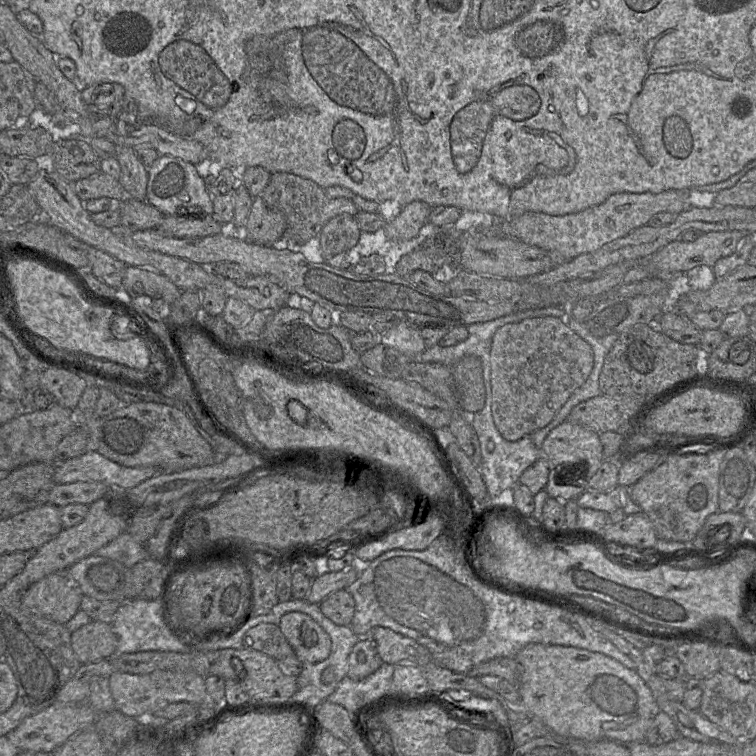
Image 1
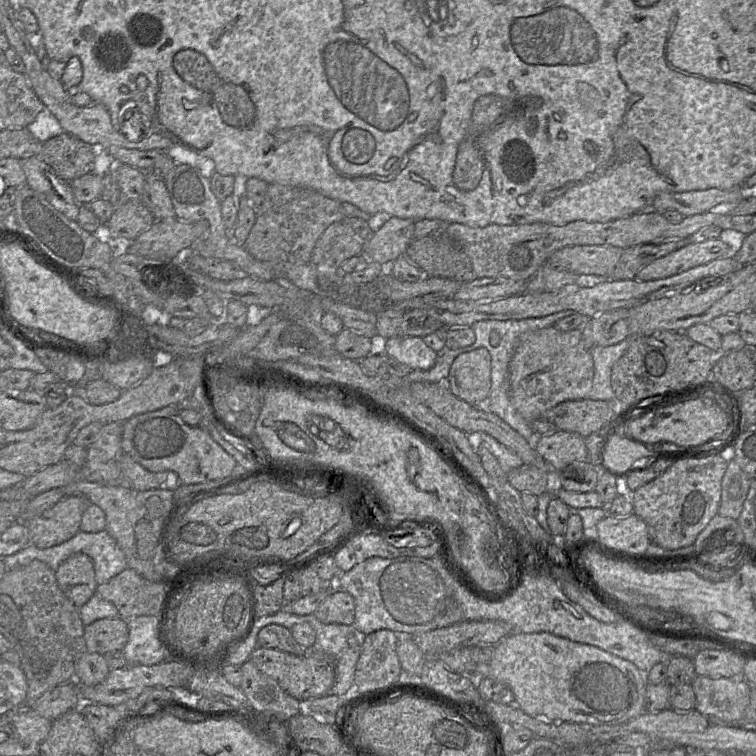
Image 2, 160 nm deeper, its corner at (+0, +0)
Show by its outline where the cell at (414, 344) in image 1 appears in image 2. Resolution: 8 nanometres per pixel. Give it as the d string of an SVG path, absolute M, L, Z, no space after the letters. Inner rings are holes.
M377 335L371 341L373 342L371 354L386 354L411 370L428 370L433 367L438 357L438 353L429 348L422 337L392 337L385 340Z

